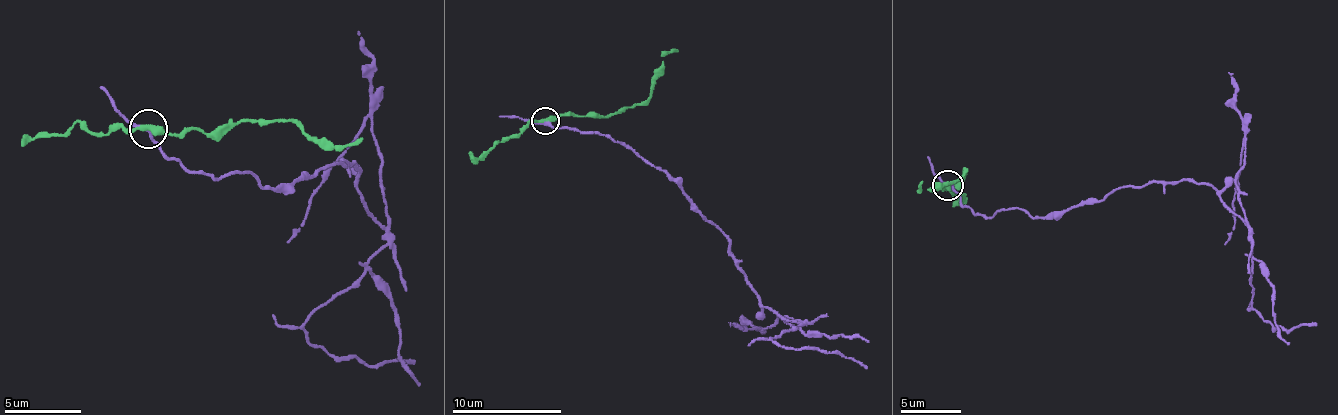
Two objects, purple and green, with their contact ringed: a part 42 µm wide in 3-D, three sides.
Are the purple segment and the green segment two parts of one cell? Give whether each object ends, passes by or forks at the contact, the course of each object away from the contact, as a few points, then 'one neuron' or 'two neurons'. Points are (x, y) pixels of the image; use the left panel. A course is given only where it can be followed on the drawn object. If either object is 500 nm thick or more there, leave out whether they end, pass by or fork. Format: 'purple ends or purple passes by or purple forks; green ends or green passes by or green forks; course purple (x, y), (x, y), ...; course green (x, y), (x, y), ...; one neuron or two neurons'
purple passes by; green passes by; course purple (147, 128), (215, 177), (281, 187), (353, 164), (387, 246), (303, 330), (331, 355), (413, 359); course green (147, 128), (225, 133), (241, 122), (293, 122), (310, 136), (334, 145), (362, 136); two neurons

